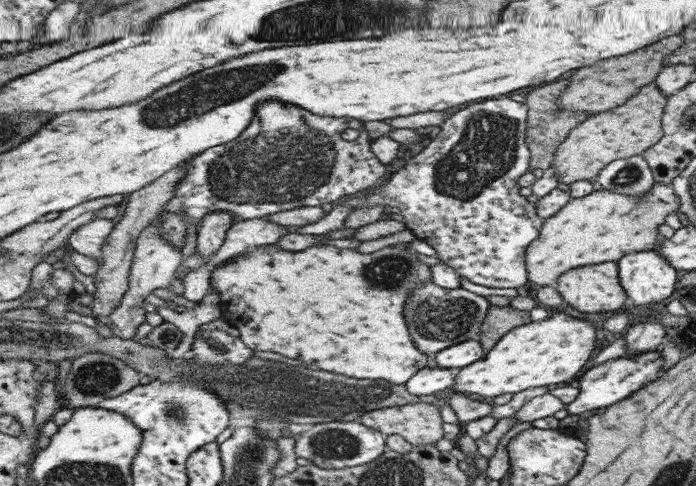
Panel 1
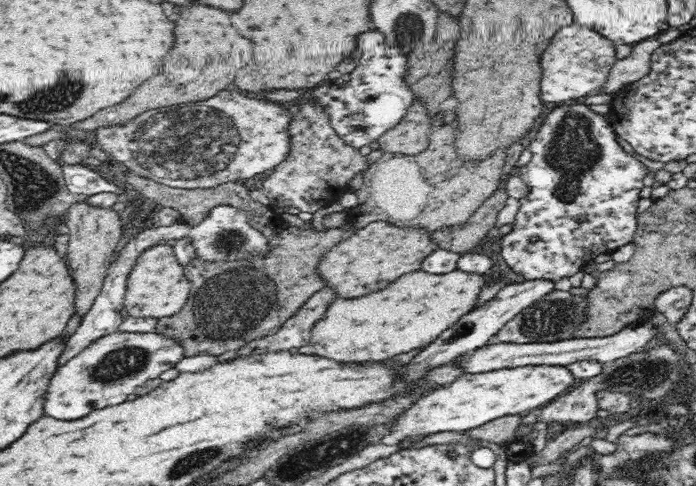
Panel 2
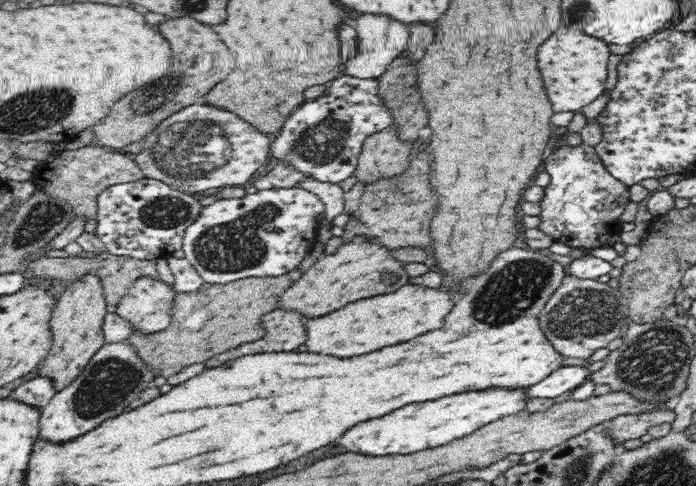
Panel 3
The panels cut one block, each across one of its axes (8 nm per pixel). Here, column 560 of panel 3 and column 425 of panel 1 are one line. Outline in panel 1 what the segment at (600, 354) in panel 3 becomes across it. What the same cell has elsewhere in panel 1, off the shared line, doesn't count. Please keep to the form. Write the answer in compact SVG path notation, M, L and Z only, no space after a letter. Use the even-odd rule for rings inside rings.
M437 366L433 368L425 367L412 376L412 379L406 384L409 392L417 396L425 394L437 394L437 391L443 392L445 388L453 388L458 380L458 371L460 369L443 368Z

